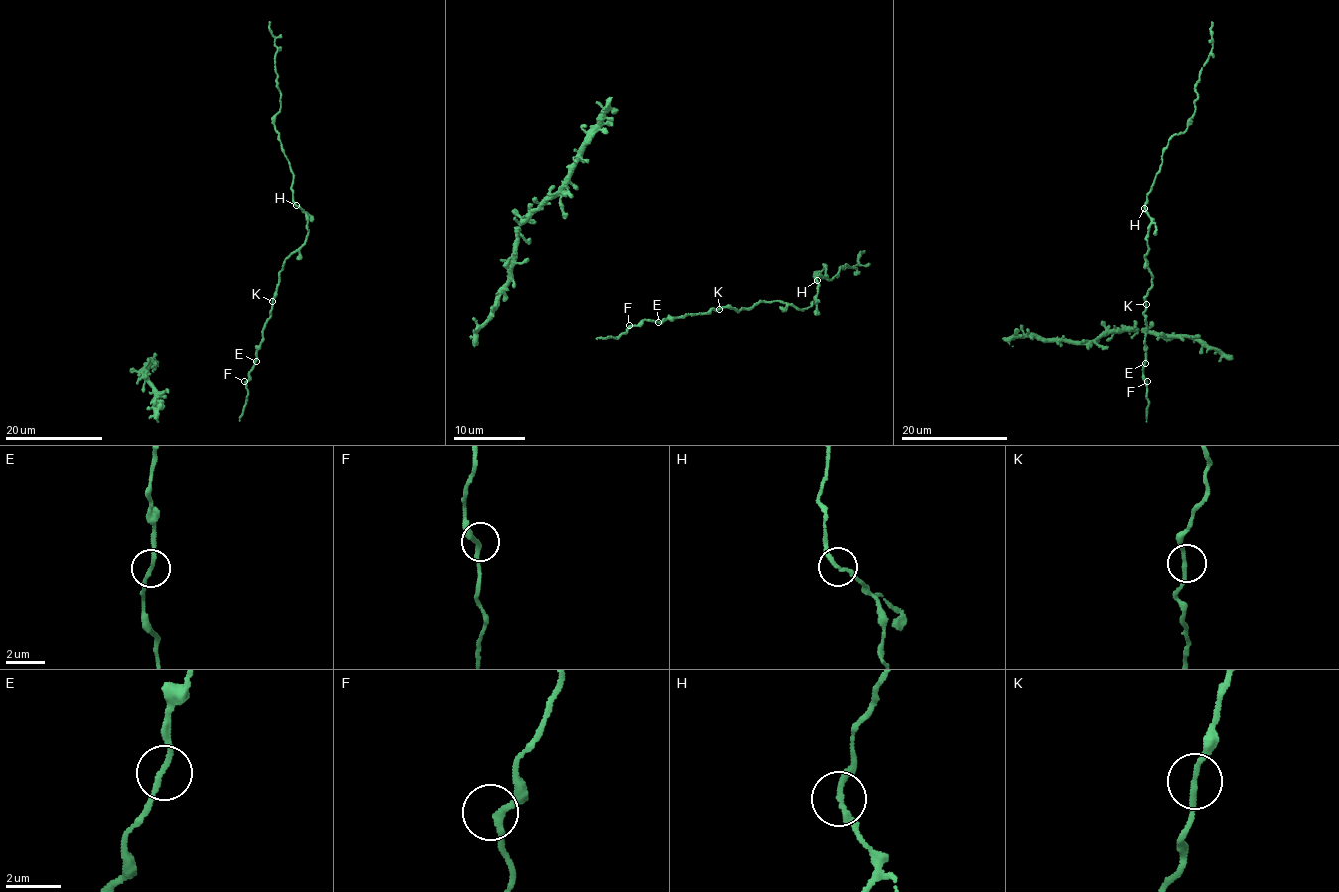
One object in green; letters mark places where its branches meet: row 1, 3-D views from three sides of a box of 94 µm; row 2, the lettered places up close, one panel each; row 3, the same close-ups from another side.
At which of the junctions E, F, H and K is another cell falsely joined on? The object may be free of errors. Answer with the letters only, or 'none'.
none

